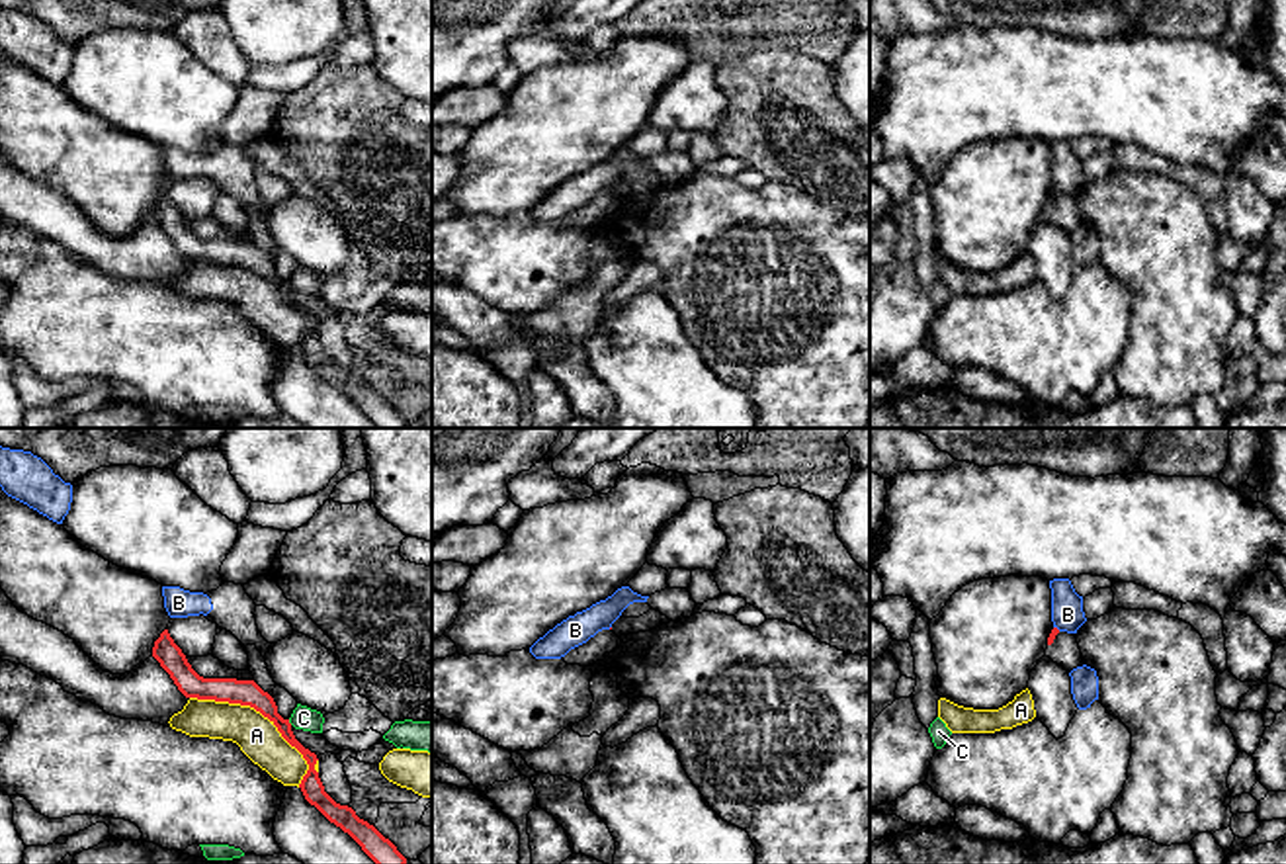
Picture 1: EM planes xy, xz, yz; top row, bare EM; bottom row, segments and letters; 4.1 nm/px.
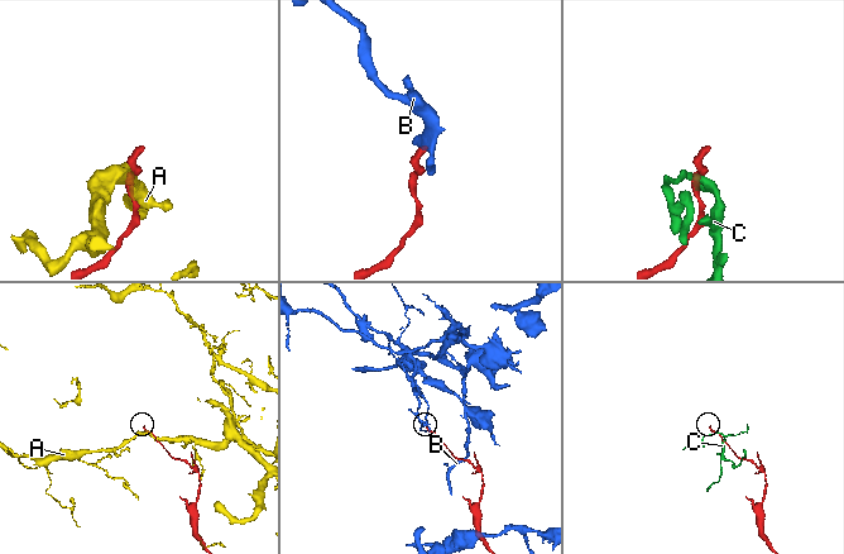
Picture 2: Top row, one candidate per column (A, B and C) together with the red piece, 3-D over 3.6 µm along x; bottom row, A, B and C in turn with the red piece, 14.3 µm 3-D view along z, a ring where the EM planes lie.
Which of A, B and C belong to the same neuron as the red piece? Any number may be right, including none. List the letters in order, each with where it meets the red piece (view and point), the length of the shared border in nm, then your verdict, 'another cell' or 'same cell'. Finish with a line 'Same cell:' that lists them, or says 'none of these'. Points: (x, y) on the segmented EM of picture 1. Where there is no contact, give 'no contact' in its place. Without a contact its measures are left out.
A: meets red in xy at (262, 714); contact 600 nm long; another cell
B: meets red in yz at (1056, 628); contact 40 nm long; another cell
C: meets red in xy at (288, 722); contact 30 nm long; another cell
Same cell: none of these

